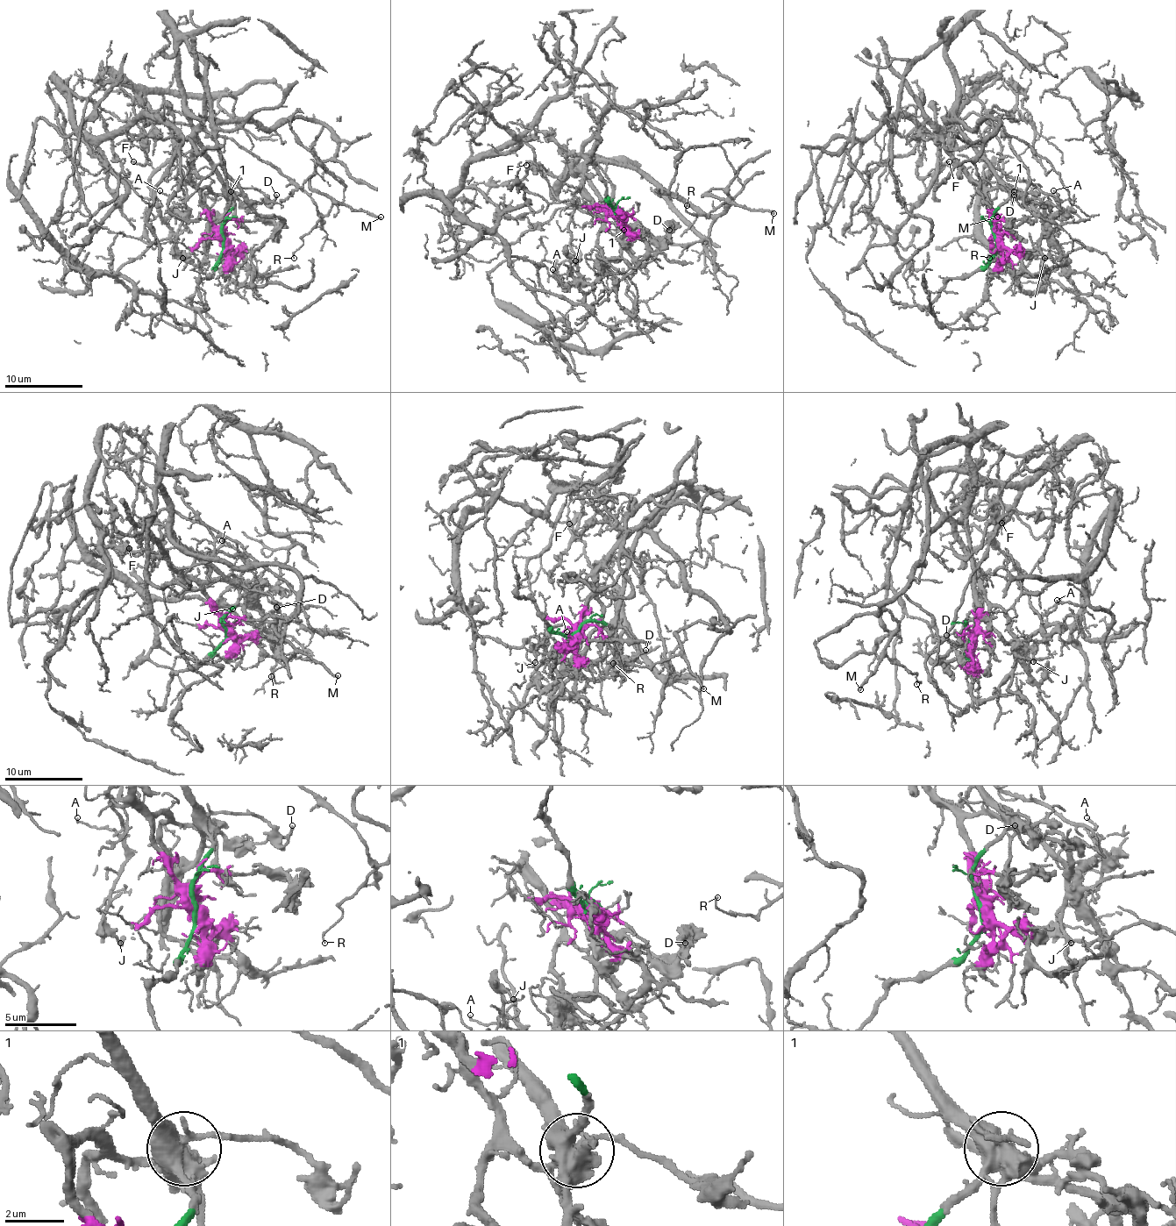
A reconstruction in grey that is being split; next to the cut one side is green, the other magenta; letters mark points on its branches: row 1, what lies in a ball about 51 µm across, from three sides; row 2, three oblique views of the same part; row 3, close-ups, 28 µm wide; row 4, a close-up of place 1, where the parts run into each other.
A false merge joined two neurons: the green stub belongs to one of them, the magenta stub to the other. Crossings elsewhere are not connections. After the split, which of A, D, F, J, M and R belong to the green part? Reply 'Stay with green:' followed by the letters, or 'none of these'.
Stay with green: M, R

